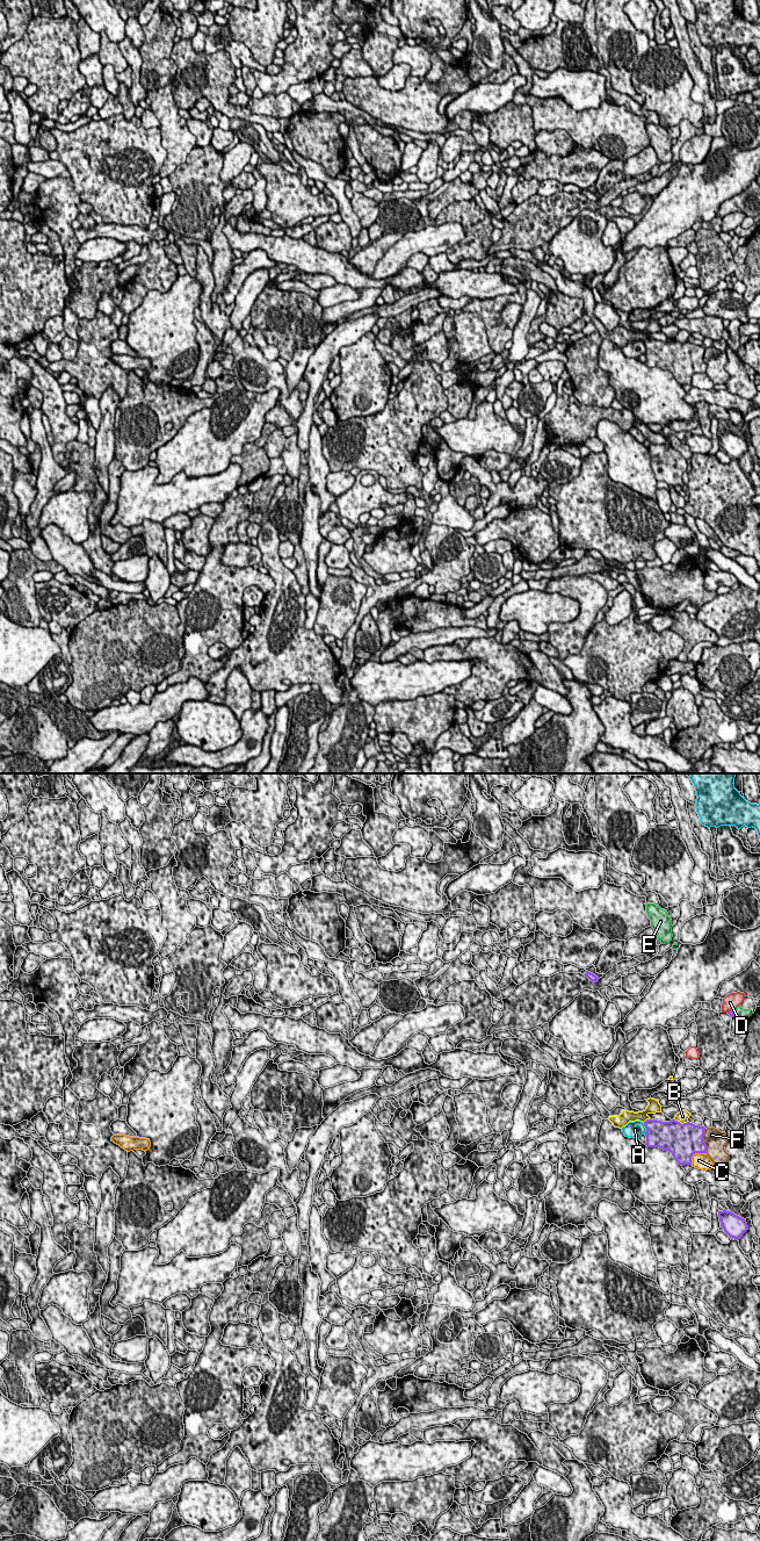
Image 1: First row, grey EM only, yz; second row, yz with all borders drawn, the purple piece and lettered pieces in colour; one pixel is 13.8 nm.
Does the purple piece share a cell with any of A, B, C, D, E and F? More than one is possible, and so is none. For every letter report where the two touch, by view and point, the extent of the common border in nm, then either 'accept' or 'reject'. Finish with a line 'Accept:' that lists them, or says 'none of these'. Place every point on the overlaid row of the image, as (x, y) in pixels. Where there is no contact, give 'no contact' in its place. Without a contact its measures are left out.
A: contact yz (646, 1129); length 160 nm; reject
B: contact yz (680, 1123); length 200 nm; reject
C: contact yz (694, 1153); length 260 nm; reject
D: contact yz (730, 1010); length 100 nm; reject
E: contact yz (733, 1013); length 80 nm; reject
F: contact yz (702, 1140); length 340 nm; reject
Accept: none of these

